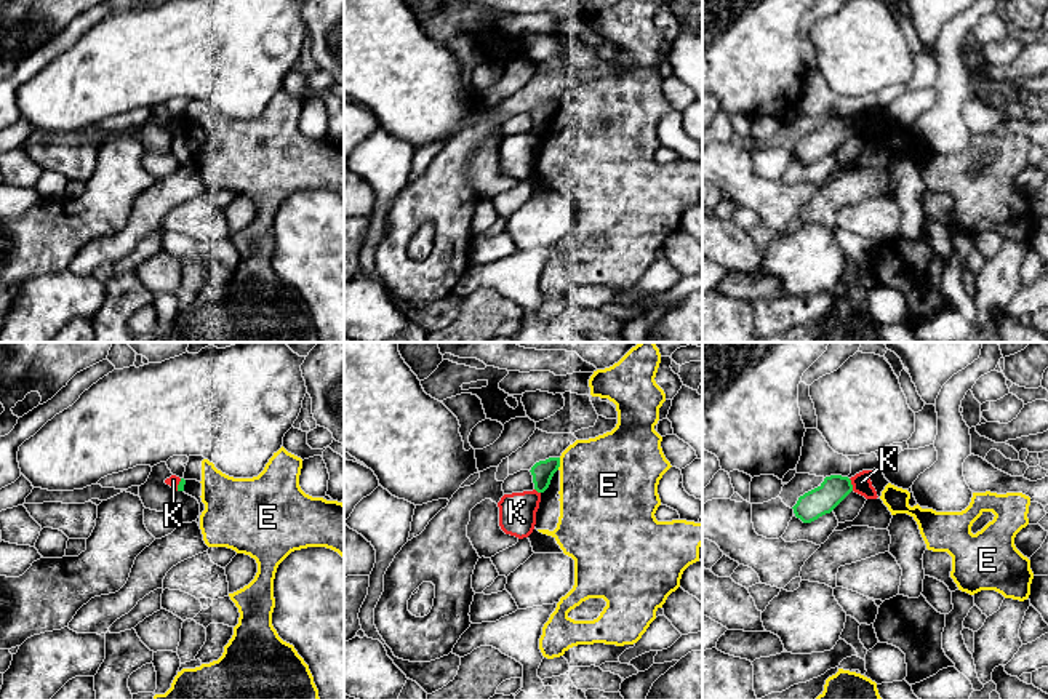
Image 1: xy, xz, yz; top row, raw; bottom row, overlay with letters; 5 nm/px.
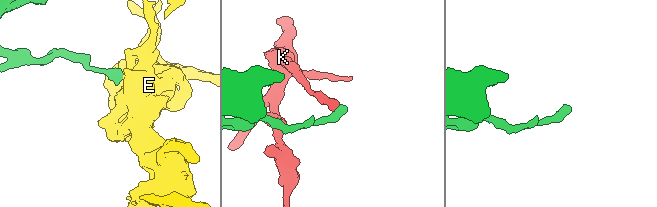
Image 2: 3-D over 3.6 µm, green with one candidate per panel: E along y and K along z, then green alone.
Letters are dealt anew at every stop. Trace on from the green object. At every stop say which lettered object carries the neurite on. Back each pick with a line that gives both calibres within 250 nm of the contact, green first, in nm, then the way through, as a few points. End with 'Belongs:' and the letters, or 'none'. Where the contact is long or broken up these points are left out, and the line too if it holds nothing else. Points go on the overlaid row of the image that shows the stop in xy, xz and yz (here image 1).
Belongs: none

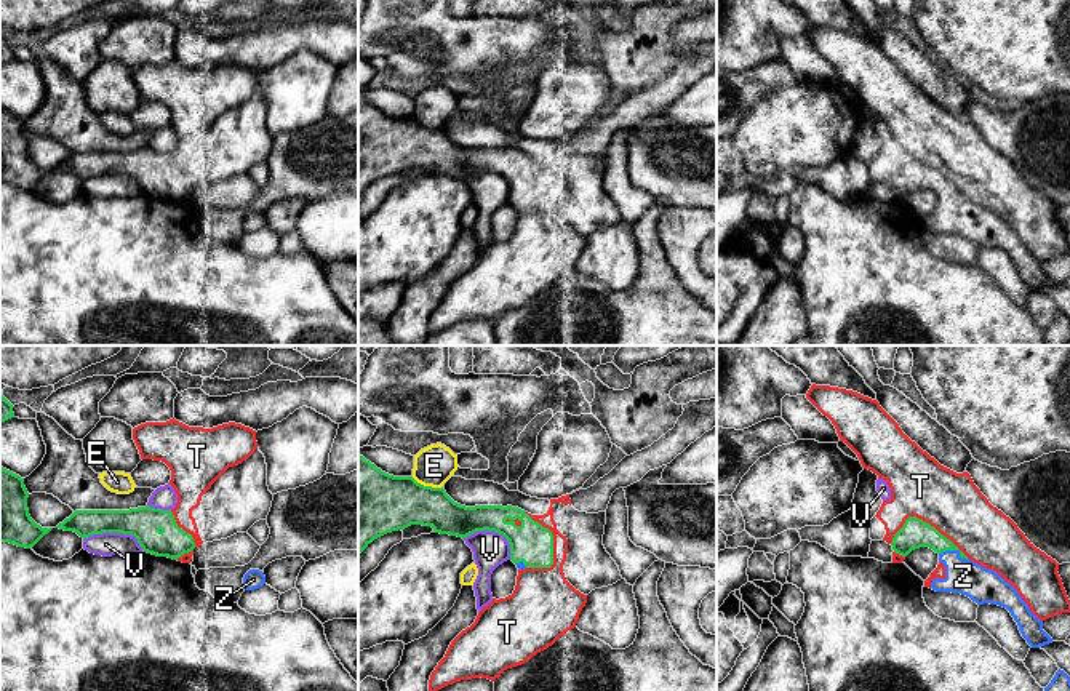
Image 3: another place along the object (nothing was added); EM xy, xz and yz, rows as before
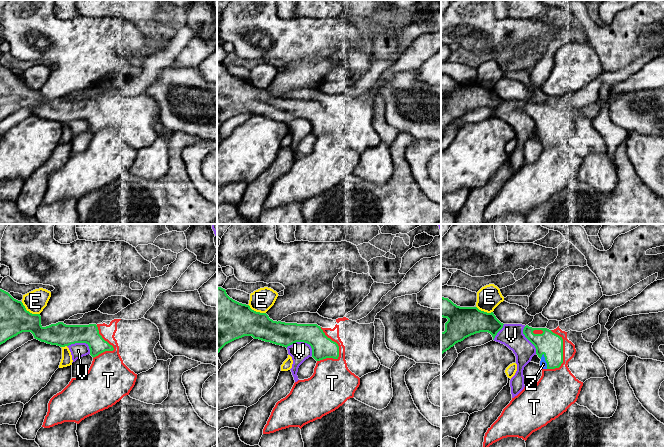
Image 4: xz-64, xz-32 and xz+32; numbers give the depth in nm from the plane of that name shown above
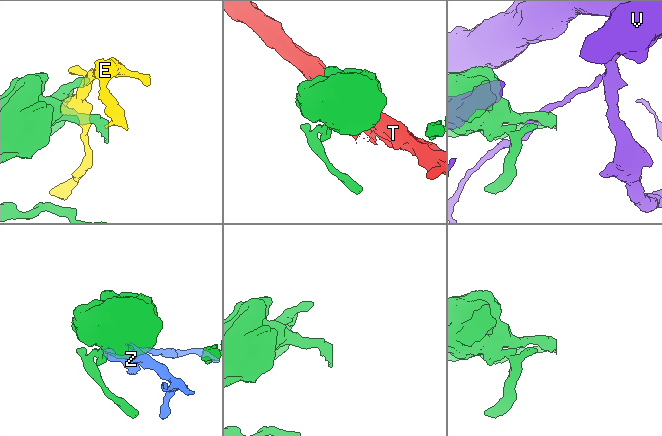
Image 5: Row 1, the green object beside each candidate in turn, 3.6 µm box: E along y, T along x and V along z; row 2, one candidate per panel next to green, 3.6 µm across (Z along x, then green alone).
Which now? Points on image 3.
Z: Thickness 150 nm (green) against 180 nm
Belongs: Z

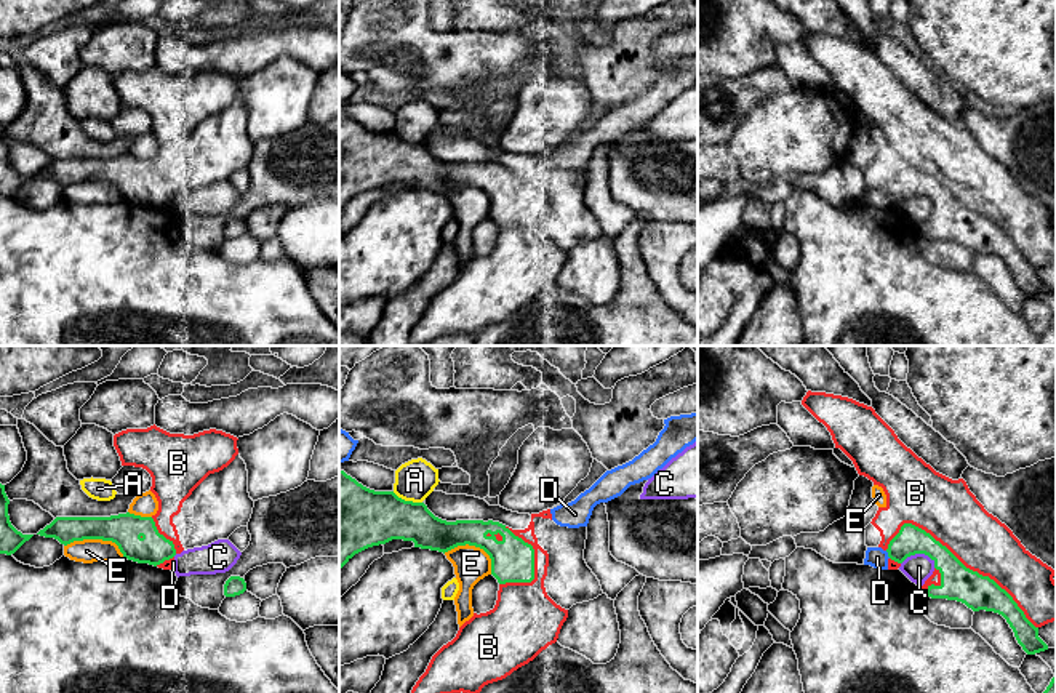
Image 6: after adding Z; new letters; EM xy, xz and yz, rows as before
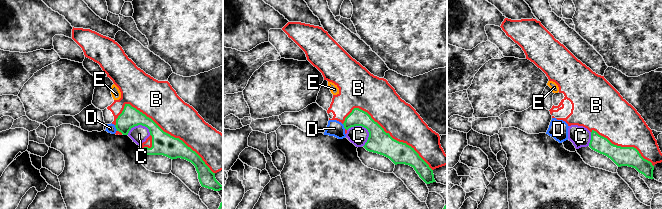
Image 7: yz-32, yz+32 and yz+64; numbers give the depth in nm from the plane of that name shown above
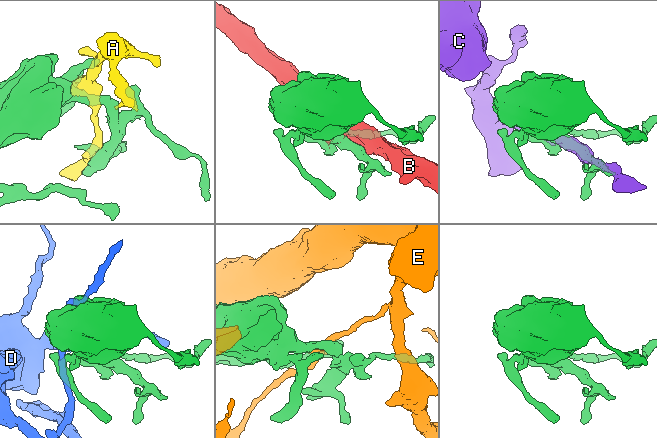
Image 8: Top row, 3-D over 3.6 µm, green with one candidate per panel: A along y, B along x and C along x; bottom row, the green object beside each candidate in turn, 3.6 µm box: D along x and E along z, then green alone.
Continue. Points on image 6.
Belongs: none

